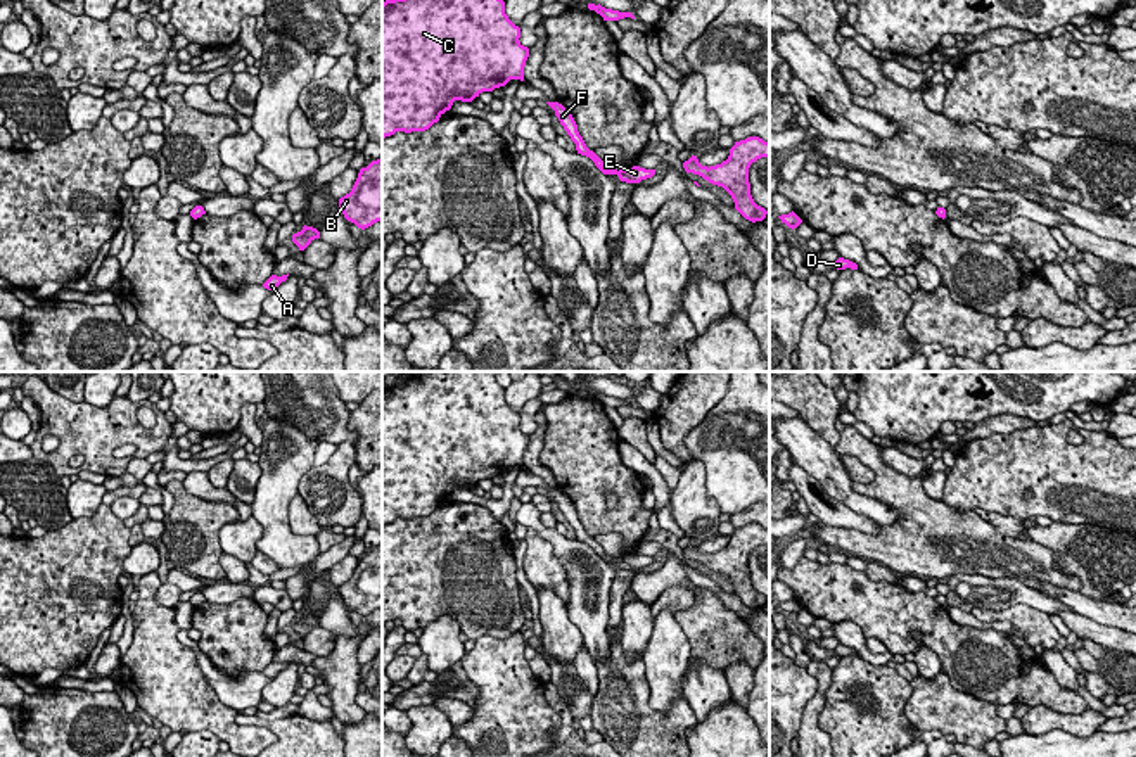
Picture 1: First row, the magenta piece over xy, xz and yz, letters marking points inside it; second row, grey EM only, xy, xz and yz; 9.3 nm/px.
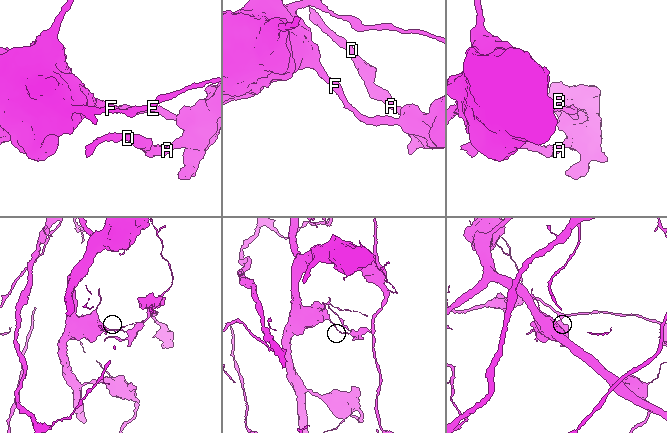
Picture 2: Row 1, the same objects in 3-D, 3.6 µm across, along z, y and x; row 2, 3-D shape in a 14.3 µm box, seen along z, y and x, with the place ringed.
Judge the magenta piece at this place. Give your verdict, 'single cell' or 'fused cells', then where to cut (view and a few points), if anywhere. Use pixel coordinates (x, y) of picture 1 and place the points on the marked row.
fused cells; cut xz (593, 152), (590, 158)

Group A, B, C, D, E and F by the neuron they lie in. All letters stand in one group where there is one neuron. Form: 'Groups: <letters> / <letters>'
Groups: A B D E / C F

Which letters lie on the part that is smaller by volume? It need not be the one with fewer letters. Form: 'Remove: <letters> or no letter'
Remove: A, B, D, E

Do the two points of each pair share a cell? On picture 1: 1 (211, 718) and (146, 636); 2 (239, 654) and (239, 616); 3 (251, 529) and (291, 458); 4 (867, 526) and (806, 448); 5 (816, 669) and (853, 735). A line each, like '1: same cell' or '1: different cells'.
1: same cell
2: same cell
3: different cells
4: different cells
5: different cells

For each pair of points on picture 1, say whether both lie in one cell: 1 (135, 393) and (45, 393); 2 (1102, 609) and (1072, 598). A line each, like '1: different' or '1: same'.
1: different
2: same

